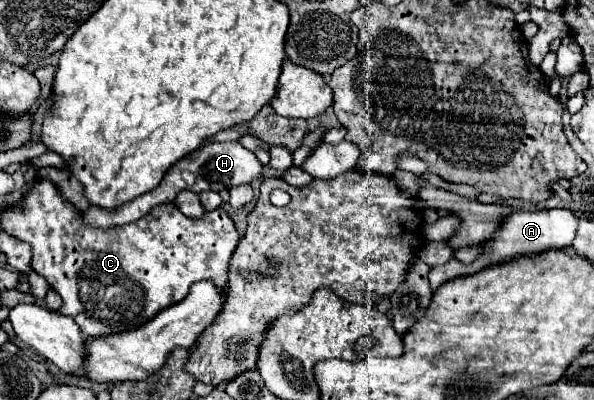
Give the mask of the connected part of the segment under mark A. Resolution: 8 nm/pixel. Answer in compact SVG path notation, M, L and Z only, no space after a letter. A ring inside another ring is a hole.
M555 208L555 210L519 210L501 226L501 230L497 232L497 236L491 242L485 242L485 254L479 260L475 260L473 264L461 264L459 260L453 258L443 266L431 268L431 272L429 272L431 288L437 290L447 280L479 272L487 266L499 264L503 260L511 260L521 254L537 254L537 252L545 252L551 248L571 248L575 230L577 230L577 218L569 210L559 210L559 208Z

